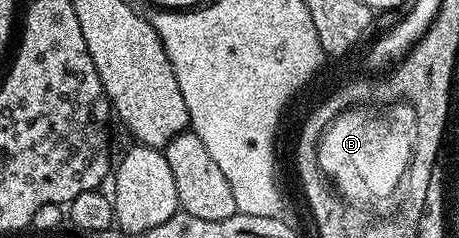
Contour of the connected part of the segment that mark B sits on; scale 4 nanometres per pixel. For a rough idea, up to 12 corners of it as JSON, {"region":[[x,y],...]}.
{"region":[[347,109],[317,158],[363,199],[391,191],[411,161],[413,110]]}

